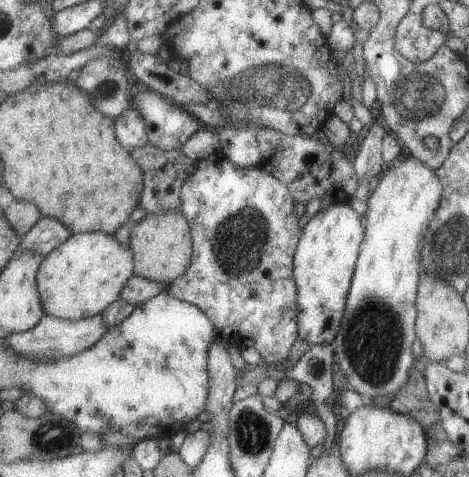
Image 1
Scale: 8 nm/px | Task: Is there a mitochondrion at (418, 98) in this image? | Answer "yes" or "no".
yes

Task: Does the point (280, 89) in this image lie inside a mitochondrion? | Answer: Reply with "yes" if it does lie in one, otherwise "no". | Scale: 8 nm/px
yes

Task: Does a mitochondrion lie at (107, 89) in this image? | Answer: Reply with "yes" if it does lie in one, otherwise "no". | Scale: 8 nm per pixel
yes

